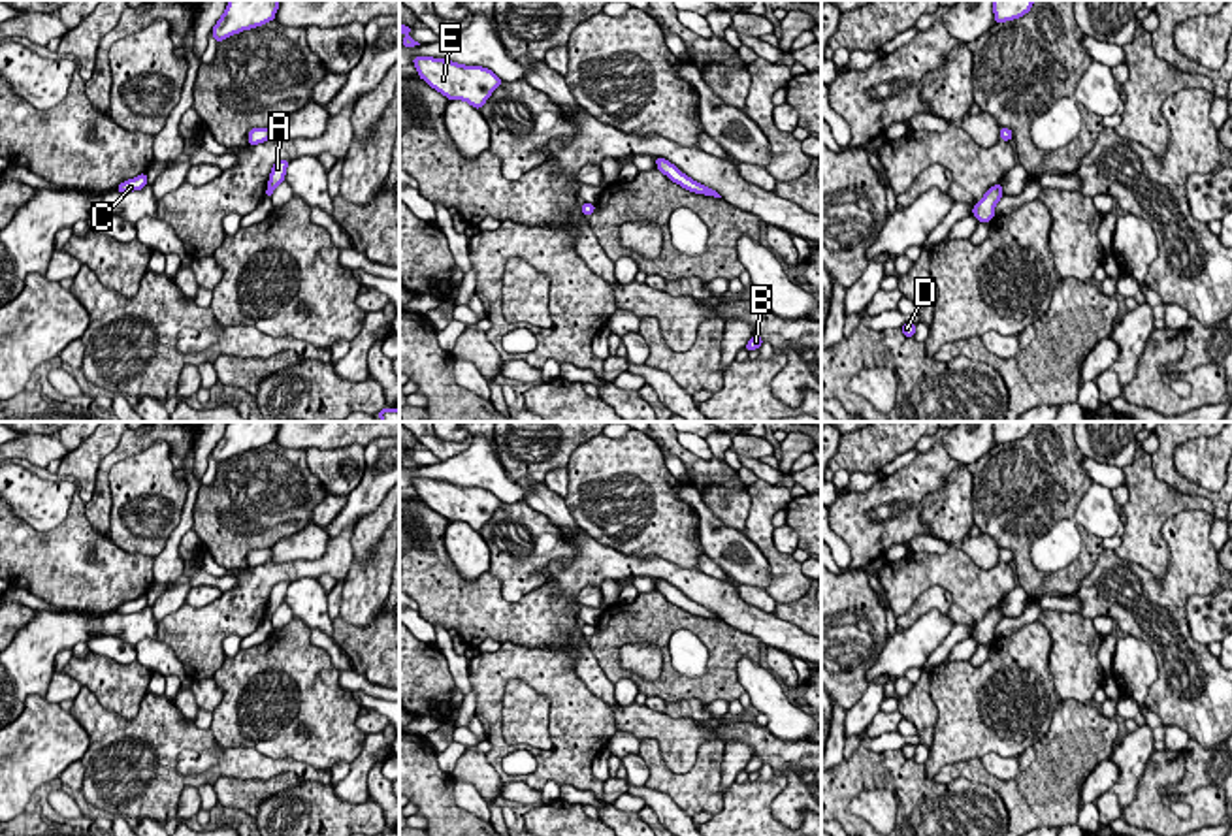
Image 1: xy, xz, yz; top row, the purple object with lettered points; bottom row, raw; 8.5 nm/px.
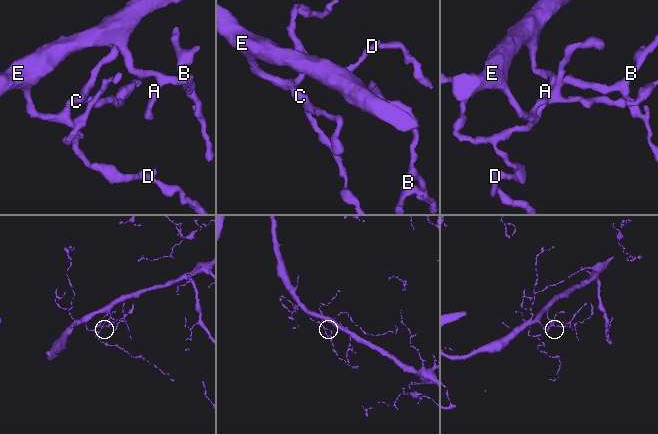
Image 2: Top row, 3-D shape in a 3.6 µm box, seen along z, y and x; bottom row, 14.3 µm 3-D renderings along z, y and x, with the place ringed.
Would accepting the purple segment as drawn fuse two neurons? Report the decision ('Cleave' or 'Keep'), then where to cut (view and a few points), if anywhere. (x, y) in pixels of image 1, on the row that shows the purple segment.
Keep. No split

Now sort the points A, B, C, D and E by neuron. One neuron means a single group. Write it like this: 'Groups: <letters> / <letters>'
Groups: A B C D E

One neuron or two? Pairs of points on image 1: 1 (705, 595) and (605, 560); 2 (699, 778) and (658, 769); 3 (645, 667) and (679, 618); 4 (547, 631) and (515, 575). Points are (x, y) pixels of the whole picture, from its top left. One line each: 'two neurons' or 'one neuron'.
1: one neuron
2: one neuron
3: two neurons
4: two neurons

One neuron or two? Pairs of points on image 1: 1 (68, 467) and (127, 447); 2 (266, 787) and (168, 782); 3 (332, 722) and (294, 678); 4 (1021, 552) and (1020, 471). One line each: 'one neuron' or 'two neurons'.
1: two neurons
2: two neurons
3: one neuron
4: one neuron

